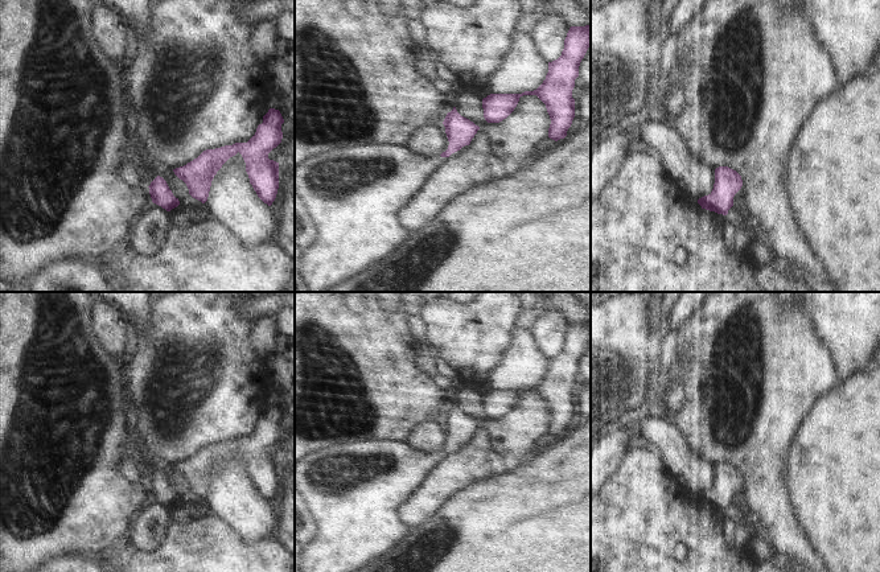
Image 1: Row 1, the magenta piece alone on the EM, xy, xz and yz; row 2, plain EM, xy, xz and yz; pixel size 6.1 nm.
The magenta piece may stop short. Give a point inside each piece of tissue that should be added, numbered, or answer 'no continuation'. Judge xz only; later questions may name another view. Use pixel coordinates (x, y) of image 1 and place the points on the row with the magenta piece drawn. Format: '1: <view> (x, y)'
1: xz (353, 193)

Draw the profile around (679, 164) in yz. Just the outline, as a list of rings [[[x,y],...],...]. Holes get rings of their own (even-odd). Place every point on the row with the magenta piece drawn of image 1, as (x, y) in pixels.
[[[643,122],[640,128],[640,139],[654,148],[662,157],[666,174],[674,181],[686,182],[686,194],[698,201],[711,194],[715,184],[715,169],[696,160],[680,133],[666,122]]]

